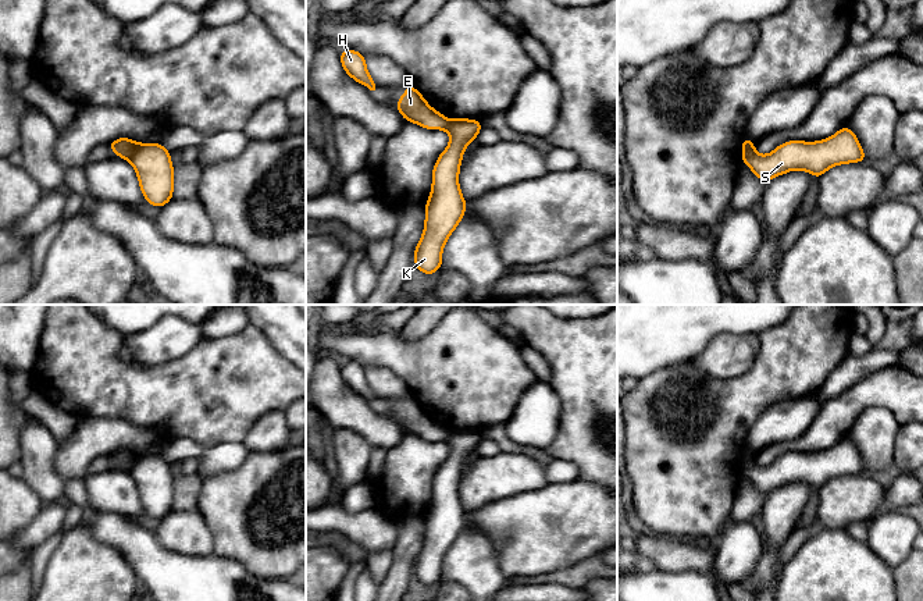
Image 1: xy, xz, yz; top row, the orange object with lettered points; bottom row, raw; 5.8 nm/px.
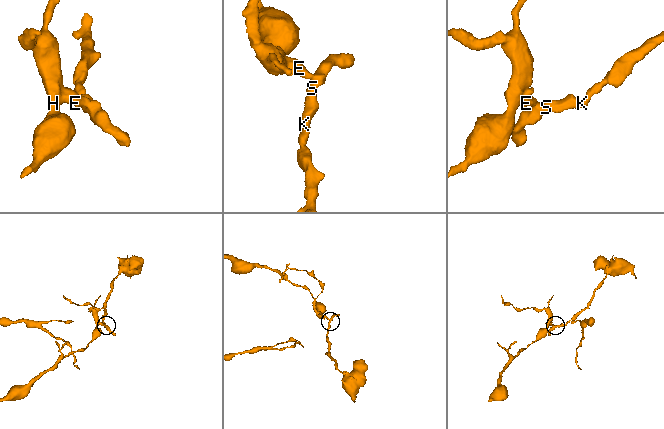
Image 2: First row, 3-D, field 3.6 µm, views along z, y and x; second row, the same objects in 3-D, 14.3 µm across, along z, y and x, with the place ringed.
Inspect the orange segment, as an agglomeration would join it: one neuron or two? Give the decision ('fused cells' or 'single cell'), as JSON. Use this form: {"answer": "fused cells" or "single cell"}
{"answer": "fused cells"}

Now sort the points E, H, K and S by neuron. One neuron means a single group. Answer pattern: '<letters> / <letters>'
E H / K S

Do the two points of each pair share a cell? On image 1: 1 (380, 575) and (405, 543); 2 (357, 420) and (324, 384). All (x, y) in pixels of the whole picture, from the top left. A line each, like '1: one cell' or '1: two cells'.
1: two cells
2: one cell

